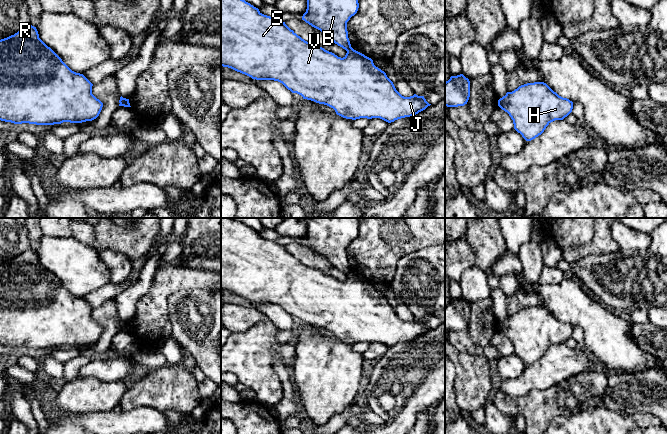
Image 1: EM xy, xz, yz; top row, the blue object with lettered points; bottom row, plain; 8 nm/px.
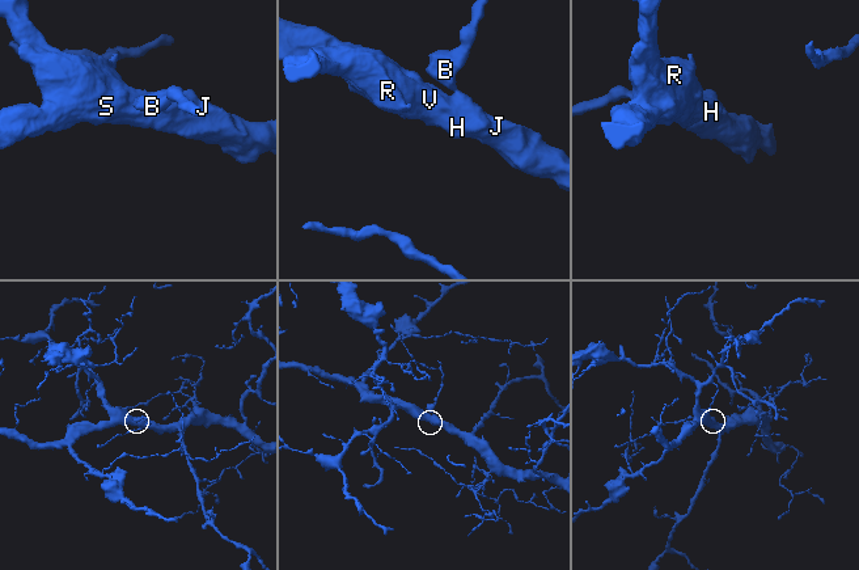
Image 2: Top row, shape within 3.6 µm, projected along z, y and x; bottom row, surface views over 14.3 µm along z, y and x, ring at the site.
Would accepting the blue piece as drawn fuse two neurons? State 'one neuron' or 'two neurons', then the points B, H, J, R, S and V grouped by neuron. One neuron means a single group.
two neurons; B / H J R S V

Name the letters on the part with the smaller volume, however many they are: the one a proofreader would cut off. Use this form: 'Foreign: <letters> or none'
Foreign: B

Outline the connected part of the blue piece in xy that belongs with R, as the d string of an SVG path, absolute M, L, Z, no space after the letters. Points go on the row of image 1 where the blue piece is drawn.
M31 24L0 40L0 120L14 124L54 125L96 119L103 103L92 94L93 84L72 71L40 38Z

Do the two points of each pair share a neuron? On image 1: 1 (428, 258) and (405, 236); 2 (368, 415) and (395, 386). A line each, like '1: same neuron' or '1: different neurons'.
1: different neurons
2: same neuron

